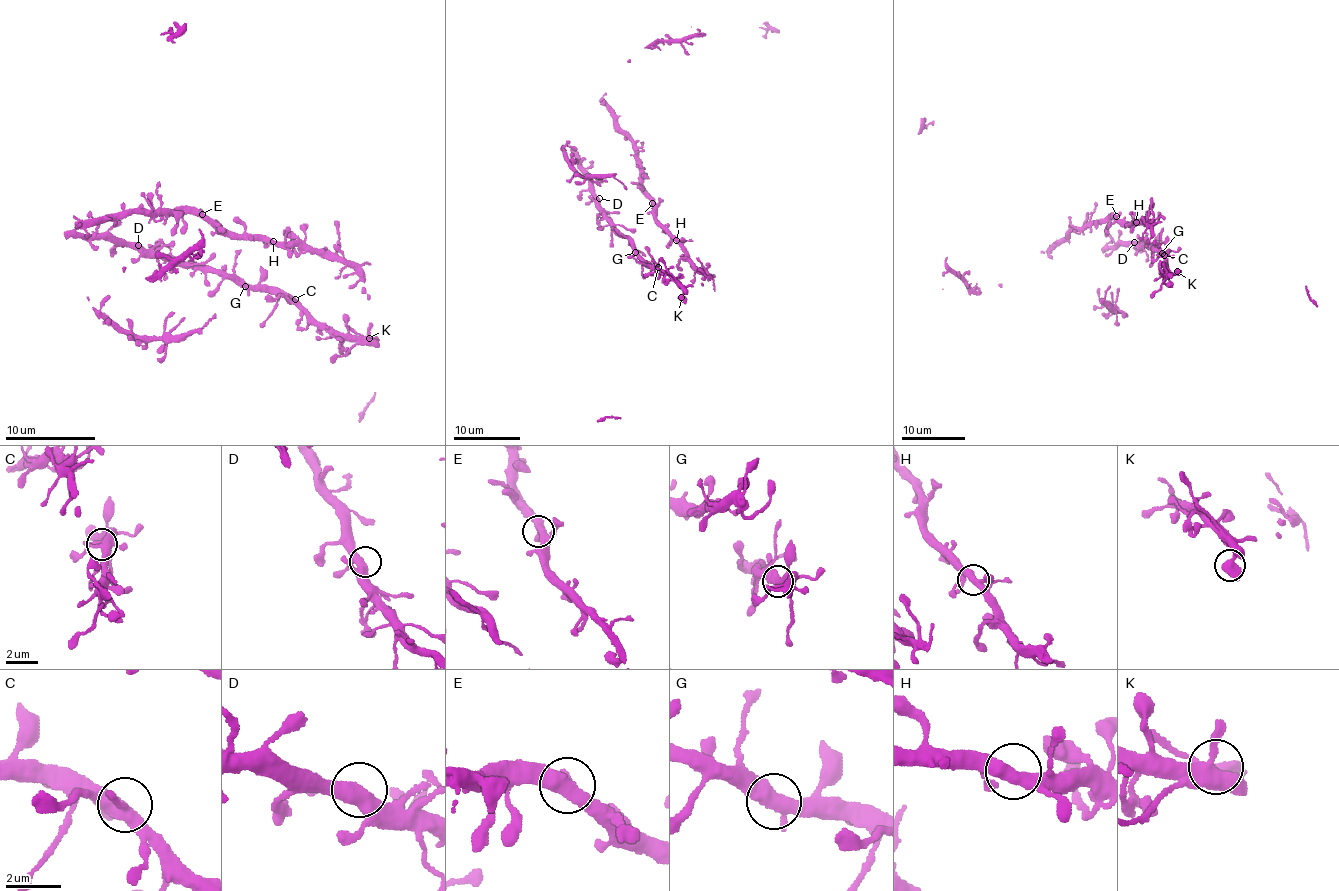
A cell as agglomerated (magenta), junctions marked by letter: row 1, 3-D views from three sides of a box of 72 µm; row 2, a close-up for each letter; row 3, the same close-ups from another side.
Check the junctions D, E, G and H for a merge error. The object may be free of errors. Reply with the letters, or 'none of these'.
none of these

